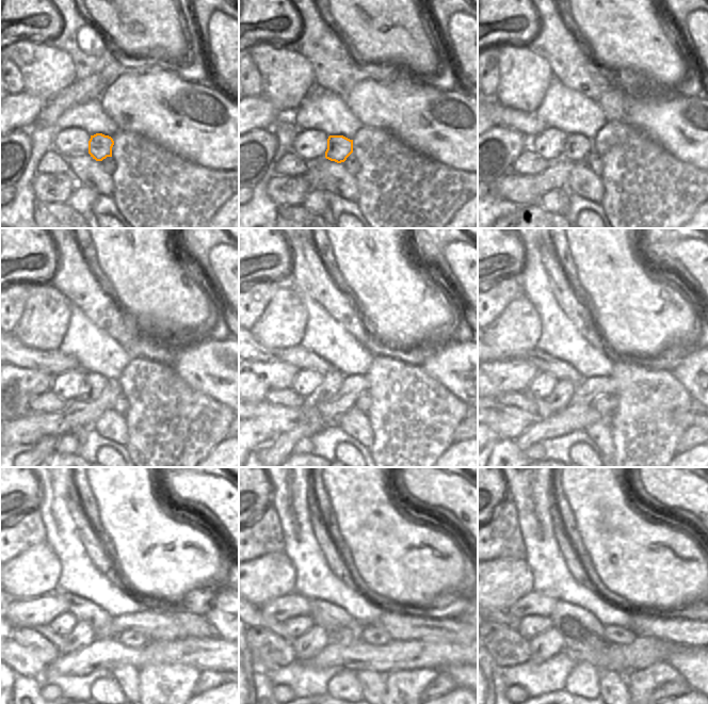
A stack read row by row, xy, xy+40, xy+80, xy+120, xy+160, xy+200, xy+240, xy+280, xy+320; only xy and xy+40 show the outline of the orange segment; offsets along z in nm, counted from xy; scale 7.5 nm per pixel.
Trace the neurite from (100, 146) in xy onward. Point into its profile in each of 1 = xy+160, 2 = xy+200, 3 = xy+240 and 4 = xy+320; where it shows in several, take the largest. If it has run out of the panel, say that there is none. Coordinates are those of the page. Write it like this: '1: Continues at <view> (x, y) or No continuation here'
1: Continues at xy+160 (332, 382)
2: Continues at xy+200 (560, 397)
3: Continues at xy+240 (81, 636)
4: Continues at xy+320 (549, 643).

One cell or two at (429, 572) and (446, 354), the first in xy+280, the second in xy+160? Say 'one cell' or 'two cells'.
two cells

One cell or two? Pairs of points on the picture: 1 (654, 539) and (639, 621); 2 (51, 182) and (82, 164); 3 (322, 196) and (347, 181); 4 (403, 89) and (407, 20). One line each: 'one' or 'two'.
1: two
2: two
3: two
4: two

